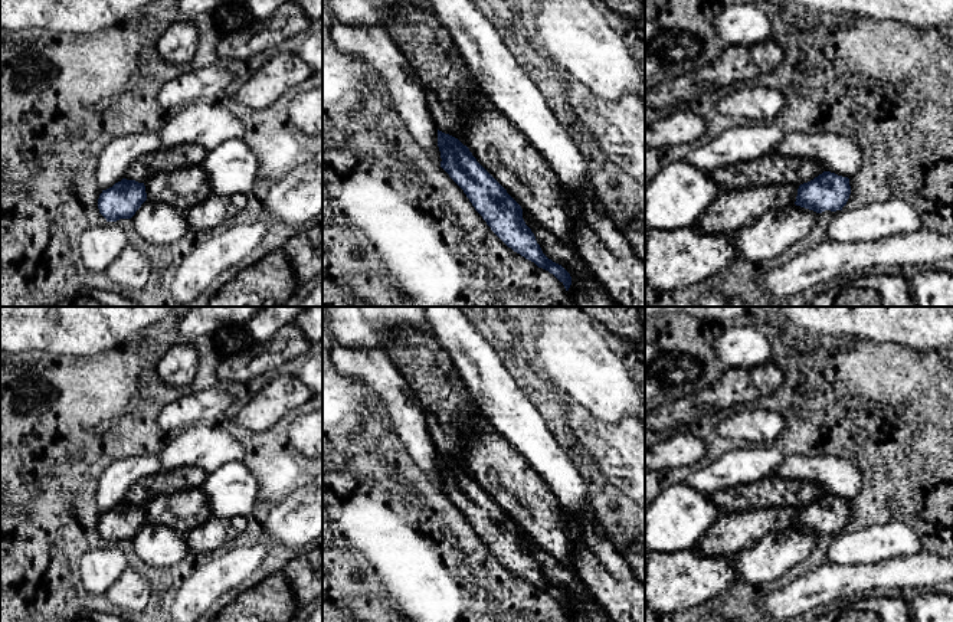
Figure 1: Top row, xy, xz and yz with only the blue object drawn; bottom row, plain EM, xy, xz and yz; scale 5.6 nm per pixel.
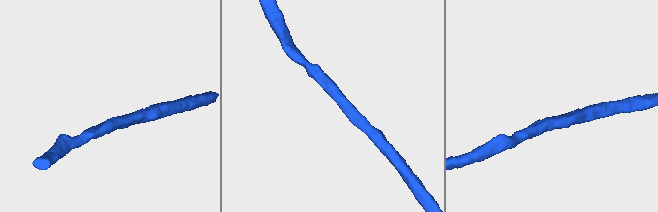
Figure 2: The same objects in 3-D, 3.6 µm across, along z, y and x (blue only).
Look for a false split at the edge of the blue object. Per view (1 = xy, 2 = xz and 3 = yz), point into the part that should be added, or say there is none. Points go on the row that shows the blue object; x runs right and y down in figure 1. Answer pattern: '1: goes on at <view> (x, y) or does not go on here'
1: does not go on here
2: does not go on here
3: does not go on here

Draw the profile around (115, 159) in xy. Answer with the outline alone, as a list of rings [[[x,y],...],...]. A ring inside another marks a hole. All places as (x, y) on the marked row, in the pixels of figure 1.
[[[137,132],[114,138],[98,157],[96,183],[102,190],[125,179],[130,166],[163,147],[158,132]]]

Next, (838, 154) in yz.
[[[786,132],[773,151],[787,158],[818,161],[825,171],[842,177],[861,167],[861,148],[851,138],[831,132]]]

